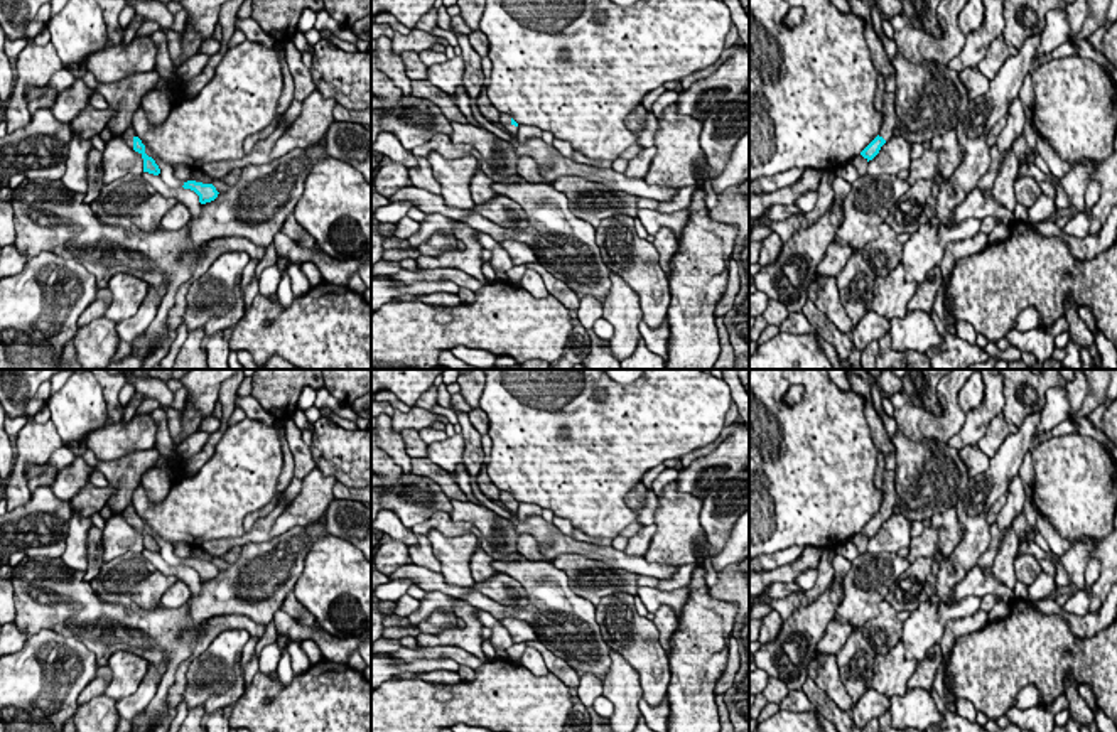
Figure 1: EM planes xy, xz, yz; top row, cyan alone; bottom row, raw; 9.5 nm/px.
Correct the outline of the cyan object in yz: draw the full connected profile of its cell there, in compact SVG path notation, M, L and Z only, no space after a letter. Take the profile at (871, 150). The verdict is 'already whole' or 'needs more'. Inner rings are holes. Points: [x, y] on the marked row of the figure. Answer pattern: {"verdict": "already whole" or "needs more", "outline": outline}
{"verdict": "needs more", "outline": "M884 93L882 96L882 126L879 135L861 152L861 155L869 162L872 160L881 147L893 137L896 125L896 108L894 108L894 93Z"}

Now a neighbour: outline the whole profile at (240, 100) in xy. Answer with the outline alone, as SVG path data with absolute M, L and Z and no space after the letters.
M245 40L226 51L213 79L194 98L186 98L182 88L172 86L177 103L164 123L152 125L147 113L138 108L132 116L132 128L143 145L172 167L182 164L199 170L204 164L240 160L245 157L245 140L267 128L277 116L283 64L285 42L267 47Z

